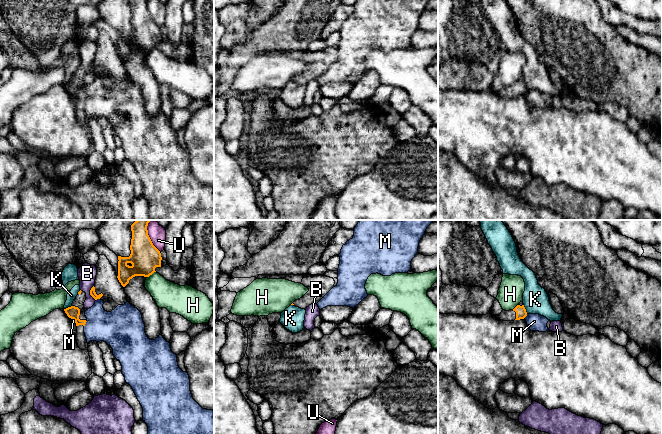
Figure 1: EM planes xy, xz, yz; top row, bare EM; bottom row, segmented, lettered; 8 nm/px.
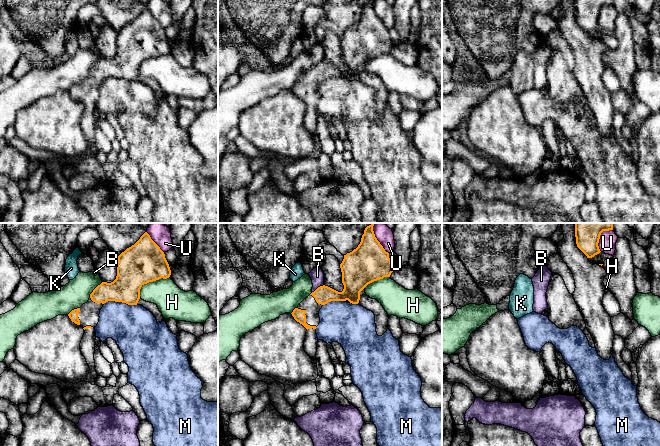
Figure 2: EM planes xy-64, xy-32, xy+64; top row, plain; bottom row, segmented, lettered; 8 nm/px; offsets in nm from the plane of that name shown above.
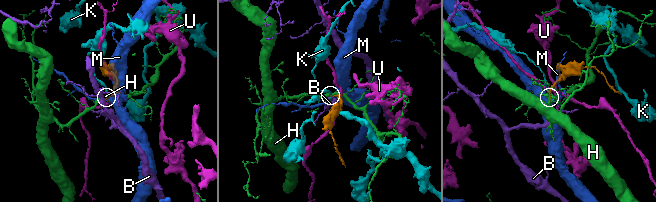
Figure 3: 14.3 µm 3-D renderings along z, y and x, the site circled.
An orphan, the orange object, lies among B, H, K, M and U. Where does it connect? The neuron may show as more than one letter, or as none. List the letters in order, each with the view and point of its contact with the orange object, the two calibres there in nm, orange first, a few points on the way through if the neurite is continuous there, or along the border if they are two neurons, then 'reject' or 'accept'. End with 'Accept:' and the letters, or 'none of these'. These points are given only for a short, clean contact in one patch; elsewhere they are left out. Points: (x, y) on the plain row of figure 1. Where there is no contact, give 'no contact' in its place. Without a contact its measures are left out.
B: xy (90, 69) | 50/150 nm | along xy (93, 61), (90, 71), (95, 76) | reject
H: xy (151, 50) | 240/220 nm | reject
K: yz (525, 85) | 90/200 nm | along yz (523, 81), (527, 89) | reject
M: xy (85, 99) | 100/280 nm | reject
U: xy (149, 14) | 240/140 nm | along xy (147, 0), (147, 10), (151, 18), (160, 27) | reject
Accept: none of these

